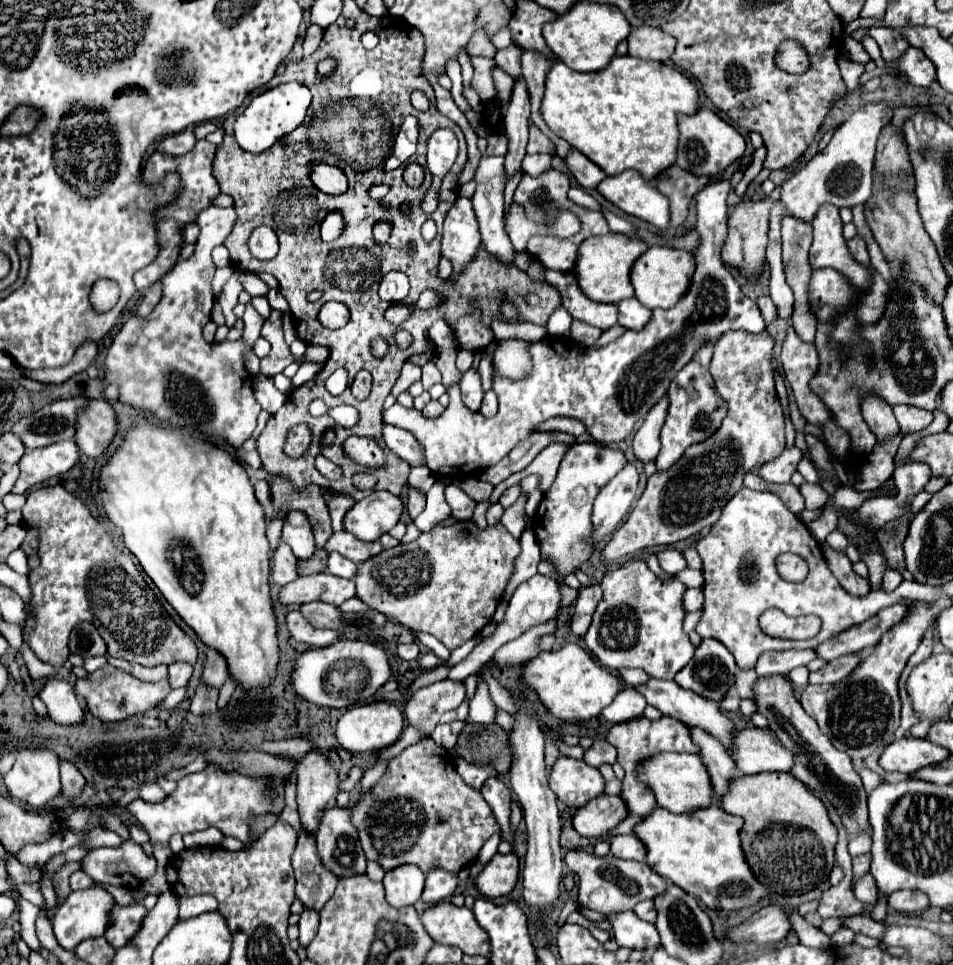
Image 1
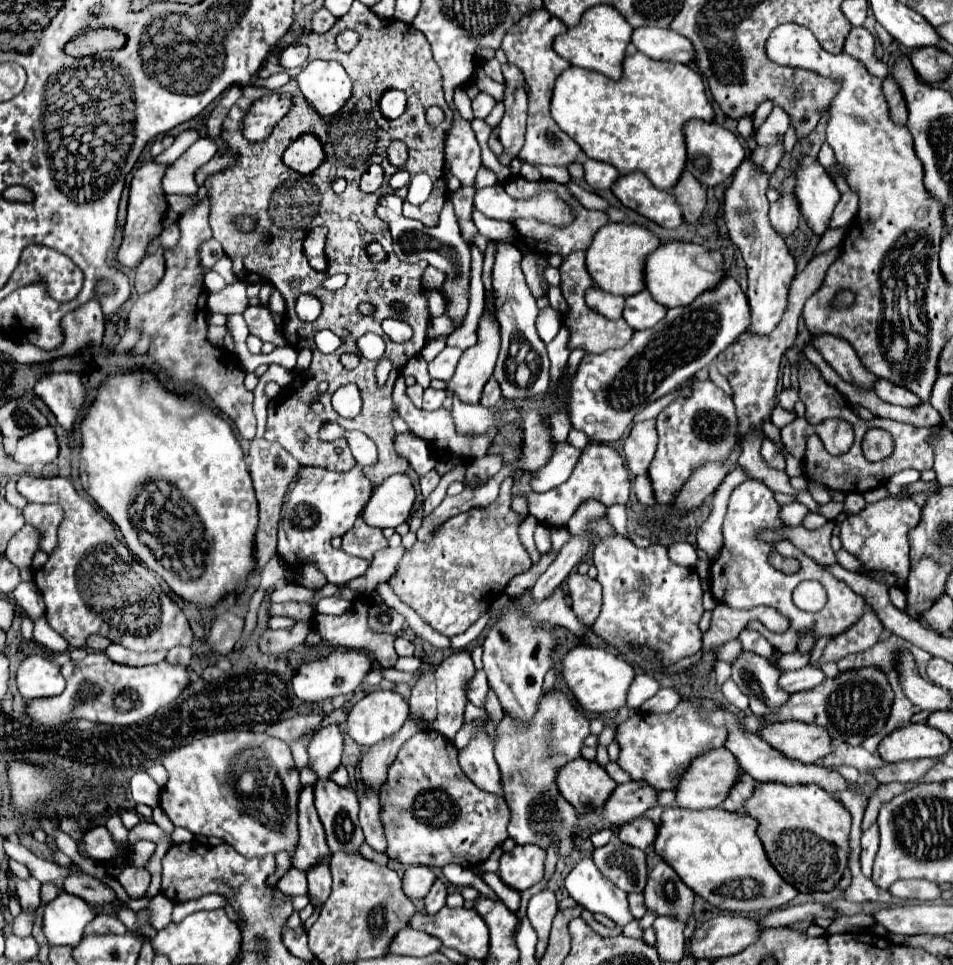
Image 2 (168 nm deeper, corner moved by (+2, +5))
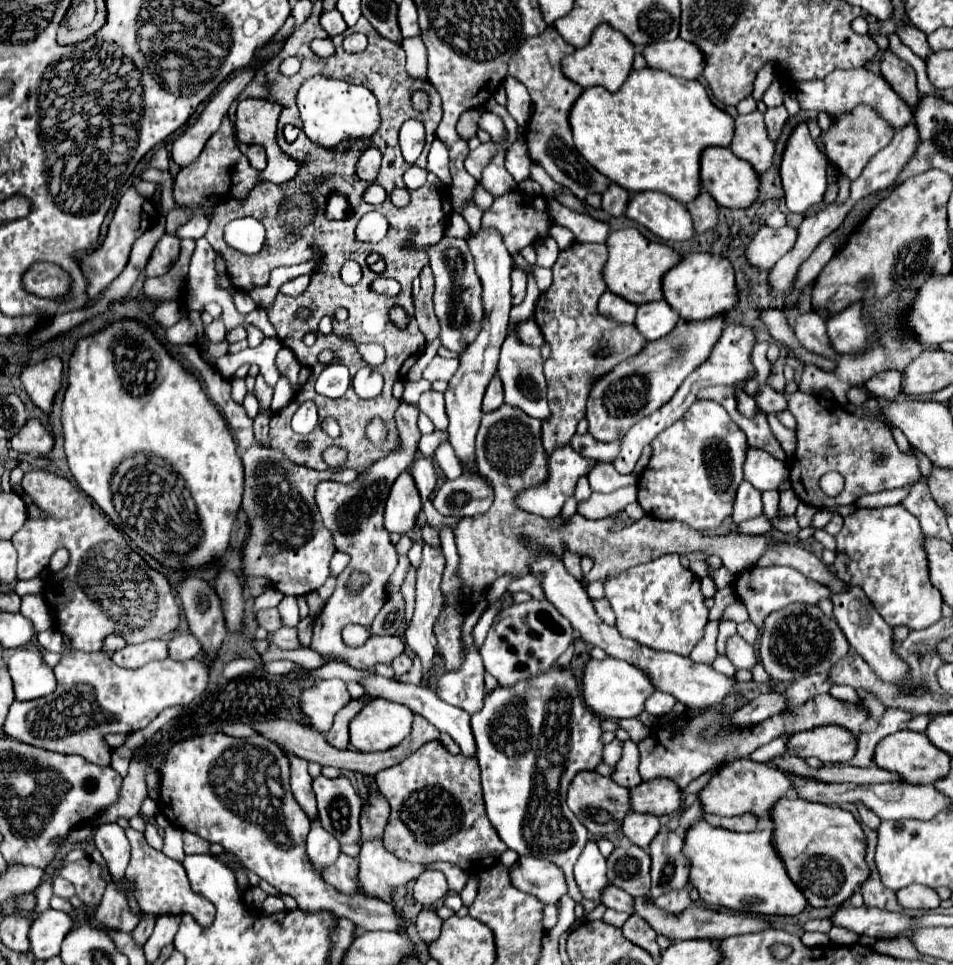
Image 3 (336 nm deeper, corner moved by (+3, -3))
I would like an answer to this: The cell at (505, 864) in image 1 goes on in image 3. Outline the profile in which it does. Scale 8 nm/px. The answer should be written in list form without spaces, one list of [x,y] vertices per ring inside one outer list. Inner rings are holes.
[[[520,857],[516,861],[516,865],[510,867],[510,881],[516,889],[520,889],[528,895],[534,895],[542,903],[556,903],[566,893],[566,879],[564,879],[562,871],[554,863],[546,863],[542,859],[534,859],[534,857]]]

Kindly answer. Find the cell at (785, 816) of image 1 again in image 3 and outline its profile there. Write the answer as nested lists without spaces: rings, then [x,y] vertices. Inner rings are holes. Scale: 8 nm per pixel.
[[[782,797],[772,807],[770,819],[774,823],[772,845],[780,855],[788,877],[812,907],[838,907],[854,893],[856,887],[862,885],[868,875],[864,861],[866,835],[850,811],[798,797]]]

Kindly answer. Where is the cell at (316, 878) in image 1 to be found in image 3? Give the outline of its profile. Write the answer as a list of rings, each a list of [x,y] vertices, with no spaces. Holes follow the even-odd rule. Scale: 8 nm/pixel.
[[[288,755],[290,759],[290,767],[292,767],[292,793],[298,801],[298,805],[302,807],[302,811],[310,817],[310,821],[318,819],[318,811],[316,811],[316,795],[312,791],[312,777],[308,775],[308,761],[300,759],[296,755]]]

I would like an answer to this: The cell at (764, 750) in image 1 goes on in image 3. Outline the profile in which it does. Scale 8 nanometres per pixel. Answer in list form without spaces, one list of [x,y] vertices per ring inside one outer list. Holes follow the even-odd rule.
[[[834,725],[816,727],[812,731],[790,735],[786,753],[800,759],[818,757],[822,763],[846,763],[856,753],[856,735]]]

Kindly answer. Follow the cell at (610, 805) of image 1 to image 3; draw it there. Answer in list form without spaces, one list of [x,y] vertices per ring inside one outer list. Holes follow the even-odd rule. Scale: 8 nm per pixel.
[[[668,779],[642,781],[638,787],[630,789],[630,811],[648,815],[670,815],[680,807],[680,789]]]

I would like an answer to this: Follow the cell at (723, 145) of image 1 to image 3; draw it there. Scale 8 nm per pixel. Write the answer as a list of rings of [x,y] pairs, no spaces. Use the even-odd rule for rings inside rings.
[[[706,147],[700,157],[700,185],[706,189],[714,201],[722,207],[744,209],[750,207],[758,195],[758,173],[752,171],[750,163],[738,159],[728,147]]]

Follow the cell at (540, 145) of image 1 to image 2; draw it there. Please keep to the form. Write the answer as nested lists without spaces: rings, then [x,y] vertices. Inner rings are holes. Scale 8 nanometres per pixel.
[[[541,9],[541,11],[533,11],[529,17],[523,17],[517,25],[513,25],[507,31],[507,35],[503,39],[503,47],[501,47],[507,55],[507,61],[521,69],[521,73],[529,85],[527,135],[525,135],[525,145],[519,151],[519,157],[525,161],[535,161],[535,163],[543,163],[543,165],[559,165],[559,167],[569,167],[581,155],[579,145],[569,135],[565,135],[565,131],[559,129],[559,125],[551,119],[551,113],[549,113],[551,91],[555,87],[555,79],[569,67],[569,63],[553,51],[555,37],[565,31],[567,31],[567,27],[557,17],[553,17],[551,13]]]

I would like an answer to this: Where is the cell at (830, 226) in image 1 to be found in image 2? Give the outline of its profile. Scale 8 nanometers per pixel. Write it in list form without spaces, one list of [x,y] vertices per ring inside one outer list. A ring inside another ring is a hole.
[[[809,155],[799,161],[795,197],[807,225],[817,235],[823,235],[827,231],[831,211],[839,201],[839,191],[823,165]]]

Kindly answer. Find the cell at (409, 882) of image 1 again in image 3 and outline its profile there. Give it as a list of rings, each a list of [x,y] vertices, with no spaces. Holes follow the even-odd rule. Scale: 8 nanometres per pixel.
[[[426,871],[422,873],[412,889],[414,899],[420,905],[434,905],[438,899],[442,899],[448,893],[448,883],[442,871]]]

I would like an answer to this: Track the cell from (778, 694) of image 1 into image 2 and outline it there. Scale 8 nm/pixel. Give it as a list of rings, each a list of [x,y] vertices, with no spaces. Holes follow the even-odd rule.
[[[743,651],[733,661],[733,681],[749,697],[749,709],[755,715],[765,715],[765,705],[781,705],[789,699],[777,681],[781,673],[775,665],[751,651]]]

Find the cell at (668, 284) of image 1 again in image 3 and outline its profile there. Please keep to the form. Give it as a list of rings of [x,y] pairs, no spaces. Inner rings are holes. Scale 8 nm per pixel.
[[[690,253],[682,257],[662,279],[664,301],[684,319],[710,319],[716,313],[726,313],[736,303],[734,269],[728,259],[712,253]]]

